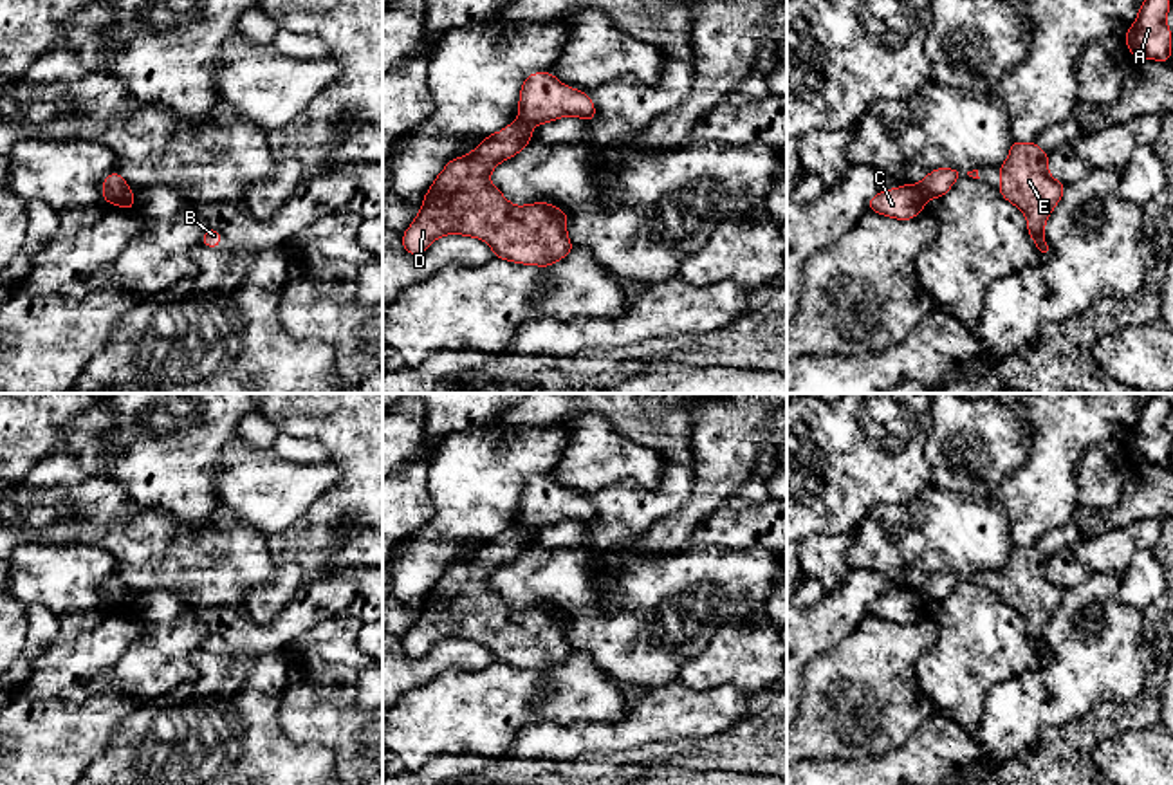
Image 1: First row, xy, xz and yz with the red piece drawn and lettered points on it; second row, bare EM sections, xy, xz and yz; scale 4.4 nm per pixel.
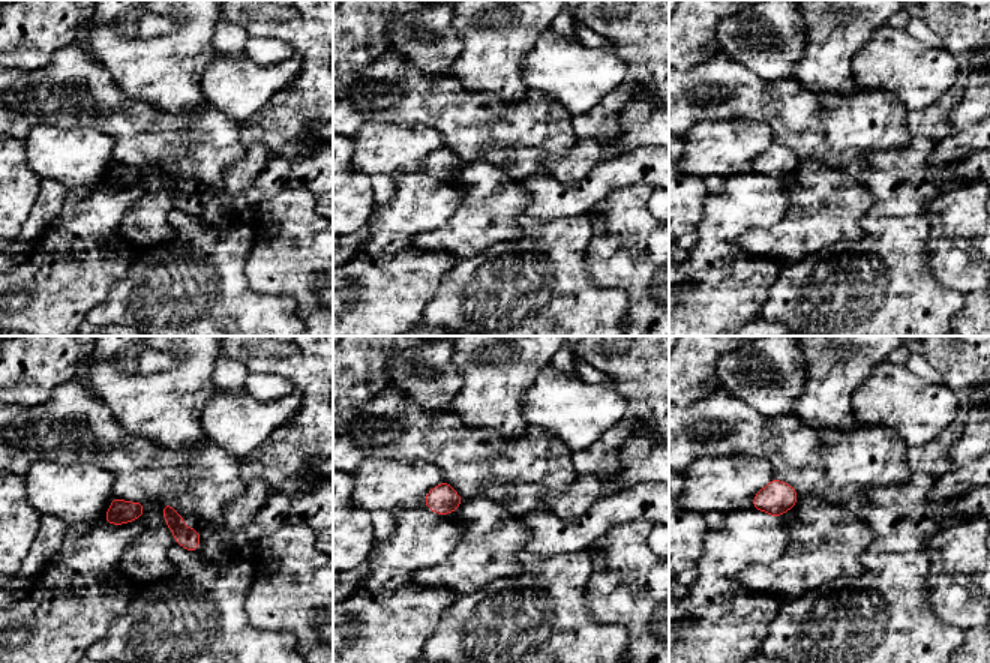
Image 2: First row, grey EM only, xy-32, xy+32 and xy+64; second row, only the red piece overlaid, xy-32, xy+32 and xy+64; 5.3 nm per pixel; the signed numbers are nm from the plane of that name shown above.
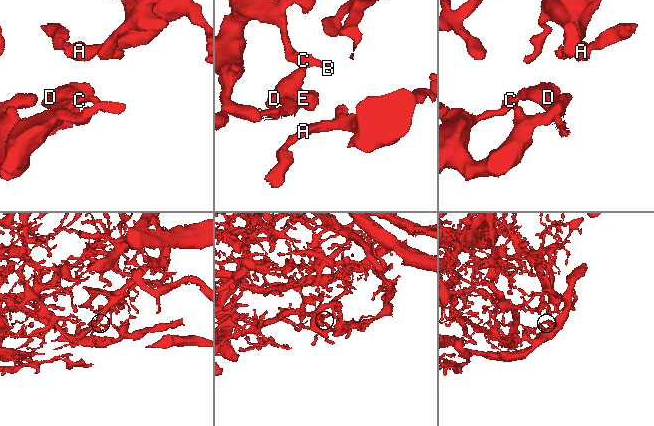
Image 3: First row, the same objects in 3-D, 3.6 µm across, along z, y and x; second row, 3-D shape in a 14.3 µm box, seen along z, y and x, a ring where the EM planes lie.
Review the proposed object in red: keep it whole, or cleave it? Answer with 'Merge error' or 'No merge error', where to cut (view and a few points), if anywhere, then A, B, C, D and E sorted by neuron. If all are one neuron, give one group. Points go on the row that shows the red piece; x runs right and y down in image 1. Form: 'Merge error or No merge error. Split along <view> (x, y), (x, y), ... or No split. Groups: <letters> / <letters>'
Merge error. Split along xy (130, 190), (114, 203). Groups: A B C / D E

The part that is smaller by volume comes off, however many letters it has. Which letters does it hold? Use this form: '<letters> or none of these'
D, E

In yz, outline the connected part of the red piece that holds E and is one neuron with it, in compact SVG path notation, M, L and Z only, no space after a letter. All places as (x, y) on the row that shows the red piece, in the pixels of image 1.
M1014 141L1007 161L1000 164L998 193L1027 217L1029 236L1041 256L1050 254L1043 229L1047 218L1061 200L1065 186L1048 173L1048 153L1034 141Z

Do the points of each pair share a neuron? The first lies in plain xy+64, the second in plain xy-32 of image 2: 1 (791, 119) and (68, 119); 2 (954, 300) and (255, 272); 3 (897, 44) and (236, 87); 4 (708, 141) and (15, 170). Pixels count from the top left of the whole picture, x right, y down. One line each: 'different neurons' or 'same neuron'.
1: same neuron
2: different neurons
3: same neuron
4: different neurons

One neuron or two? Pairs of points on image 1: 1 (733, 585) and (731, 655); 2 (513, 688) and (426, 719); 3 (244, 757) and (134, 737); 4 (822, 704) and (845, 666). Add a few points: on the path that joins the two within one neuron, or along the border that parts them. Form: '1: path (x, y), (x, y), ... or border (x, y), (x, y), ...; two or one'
1: border (766, 612), (748, 612), (728, 621), (702, 650); two
2: path (491, 706), (484, 711), (448, 715); one
3: path (217, 757), (195, 746), (161, 746); one
4: path (831, 695), (845, 681), (845, 675); one

